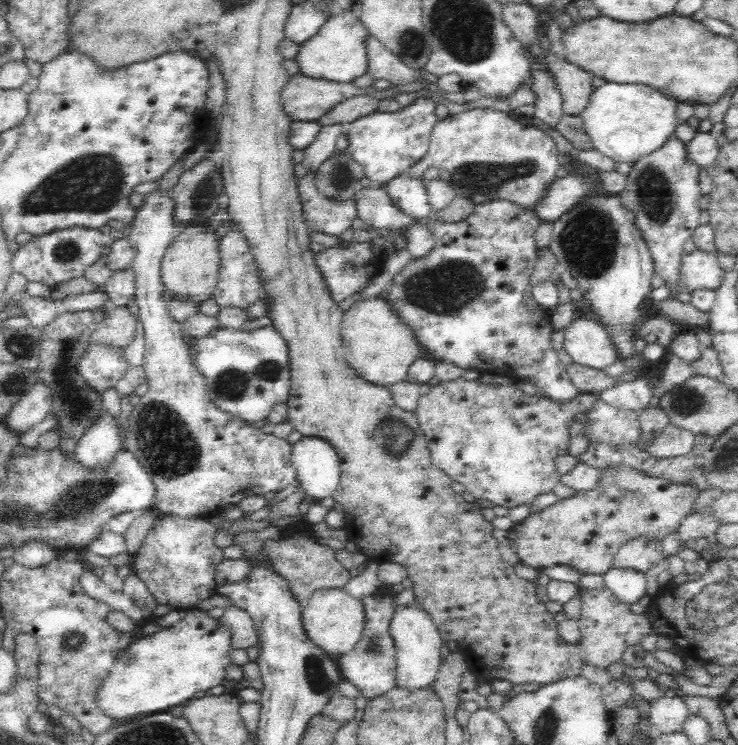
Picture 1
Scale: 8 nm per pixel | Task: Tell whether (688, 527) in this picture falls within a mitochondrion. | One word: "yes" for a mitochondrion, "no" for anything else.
no

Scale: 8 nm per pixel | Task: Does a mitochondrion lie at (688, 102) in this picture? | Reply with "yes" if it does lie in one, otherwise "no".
no

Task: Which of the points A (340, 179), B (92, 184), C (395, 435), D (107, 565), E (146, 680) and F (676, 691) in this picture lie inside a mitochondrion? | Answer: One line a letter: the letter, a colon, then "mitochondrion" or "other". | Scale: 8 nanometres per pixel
A: mitochondrion
B: mitochondrion
C: mitochondrion
D: other
E: other
F: other

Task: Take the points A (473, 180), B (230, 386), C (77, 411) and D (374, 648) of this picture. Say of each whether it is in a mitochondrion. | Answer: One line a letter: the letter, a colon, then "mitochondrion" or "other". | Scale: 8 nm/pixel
A: mitochondrion
B: mitochondrion
C: mitochondrion
D: mitochondrion

